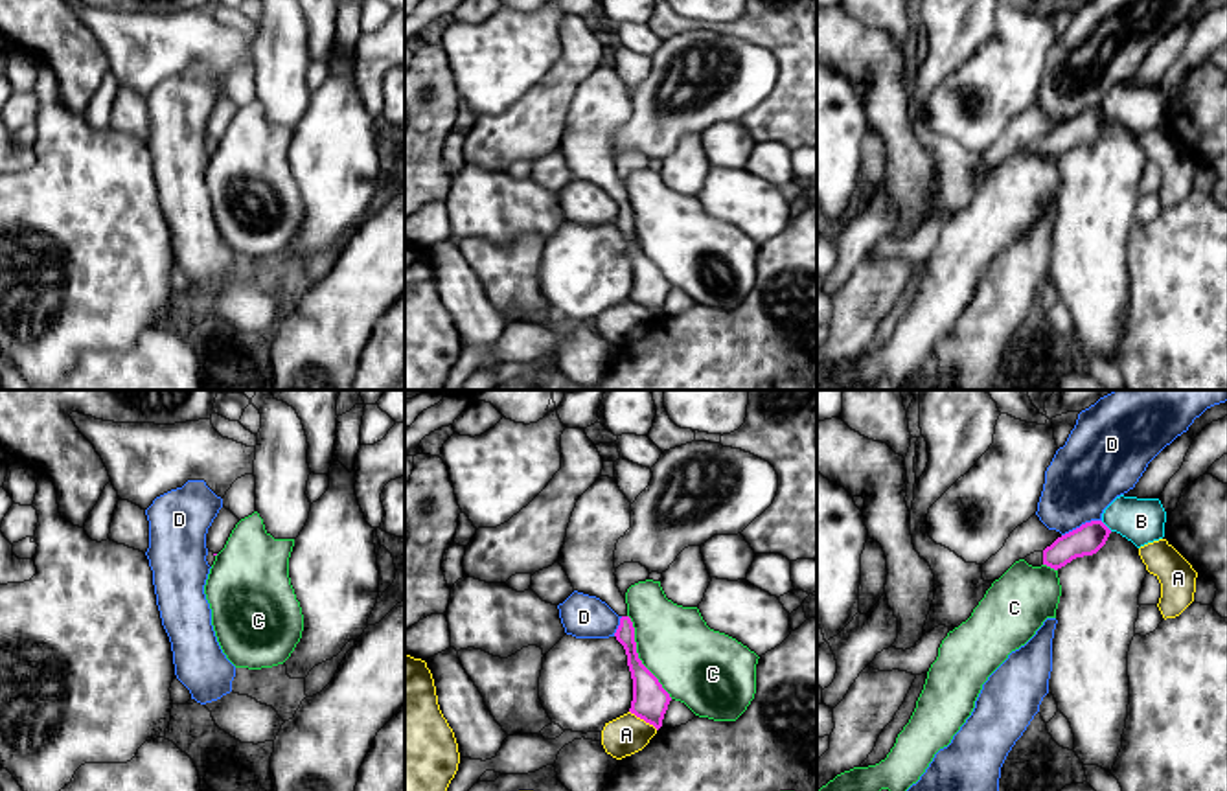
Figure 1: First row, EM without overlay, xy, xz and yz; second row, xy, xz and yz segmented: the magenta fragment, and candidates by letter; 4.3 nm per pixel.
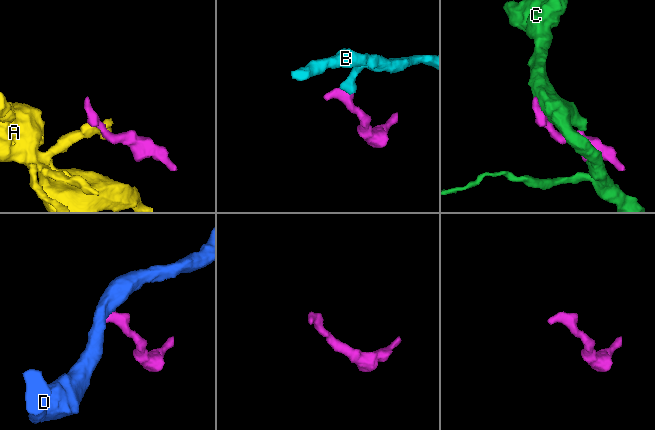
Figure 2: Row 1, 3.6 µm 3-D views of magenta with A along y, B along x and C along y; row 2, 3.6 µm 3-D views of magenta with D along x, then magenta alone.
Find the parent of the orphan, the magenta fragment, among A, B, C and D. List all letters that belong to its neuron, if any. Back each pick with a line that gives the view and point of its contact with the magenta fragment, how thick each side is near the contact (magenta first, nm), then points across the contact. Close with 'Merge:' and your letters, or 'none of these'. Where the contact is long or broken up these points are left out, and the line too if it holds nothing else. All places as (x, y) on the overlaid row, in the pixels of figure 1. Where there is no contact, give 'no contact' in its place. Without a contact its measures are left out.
Merge: none of these

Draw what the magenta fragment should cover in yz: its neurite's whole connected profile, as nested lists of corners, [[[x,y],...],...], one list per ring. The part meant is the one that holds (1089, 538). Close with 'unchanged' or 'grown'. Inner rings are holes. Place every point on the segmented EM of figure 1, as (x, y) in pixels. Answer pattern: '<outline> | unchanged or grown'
[[[1091,521],[1058,537],[1043,552],[1026,556],[1025,561],[1032,567],[1047,565],[1058,570],[1076,557],[1096,554],[1106,545],[1109,533],[1111,530],[1102,521]]] | grown

